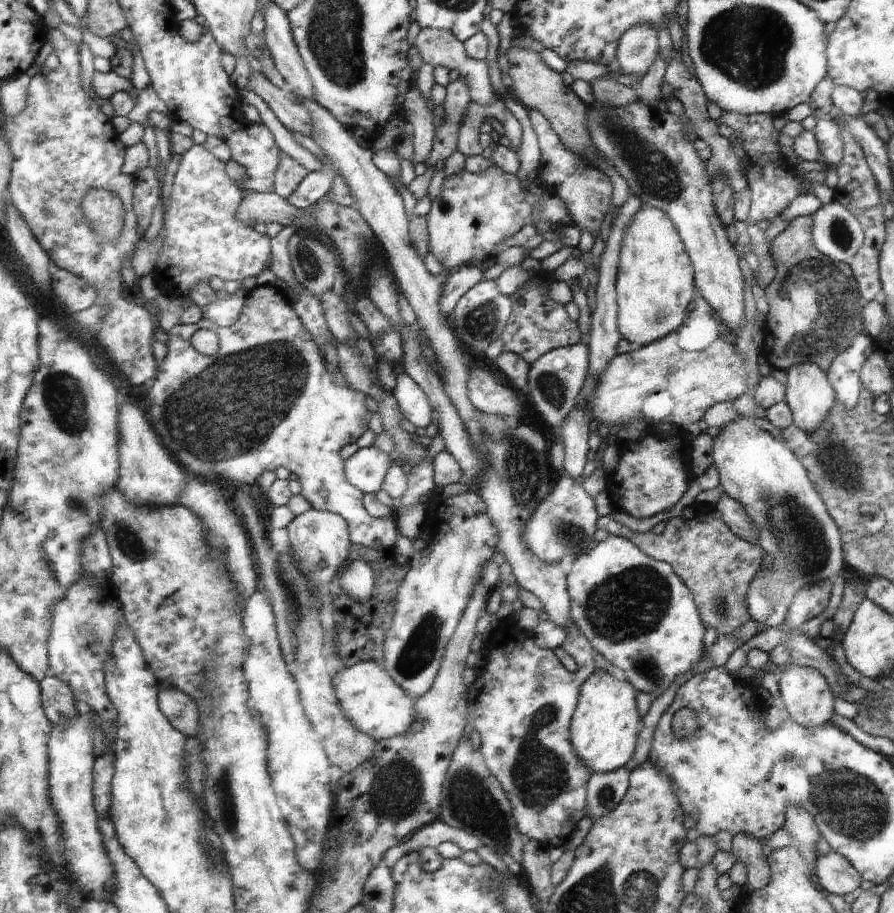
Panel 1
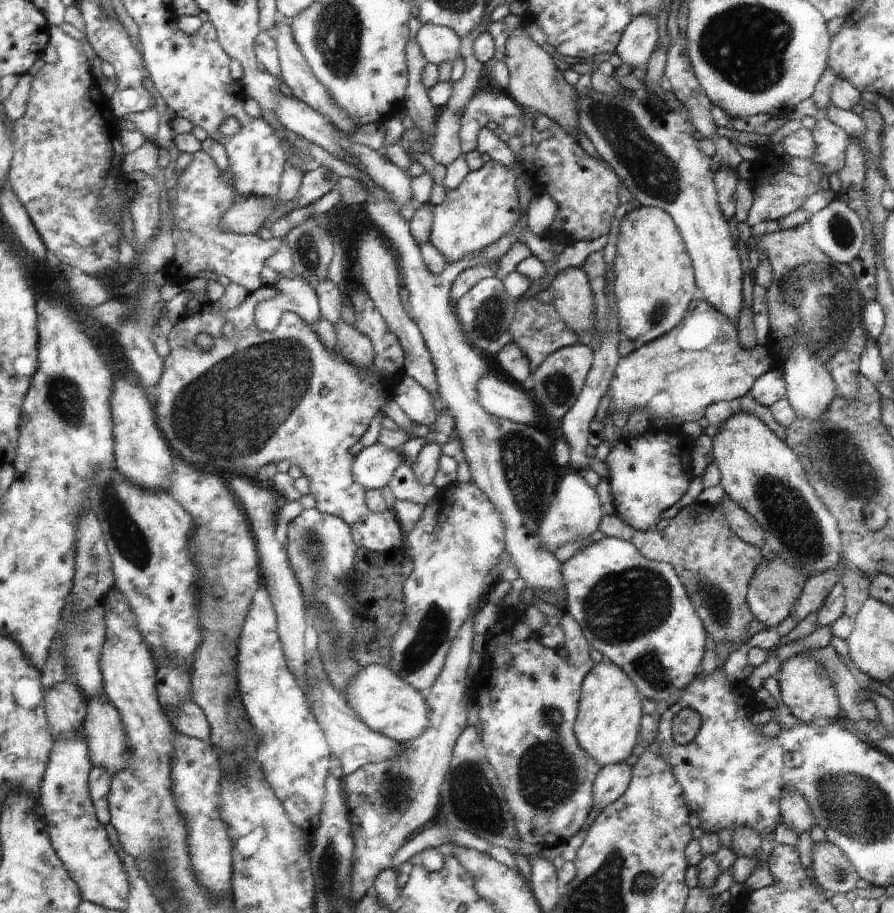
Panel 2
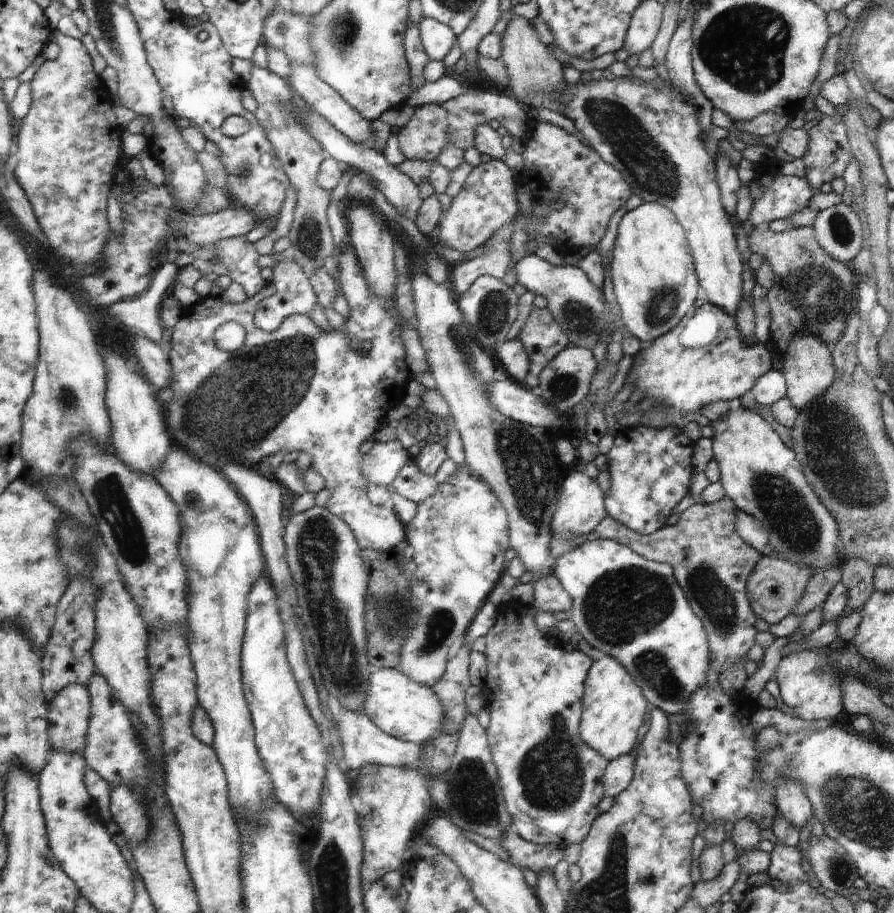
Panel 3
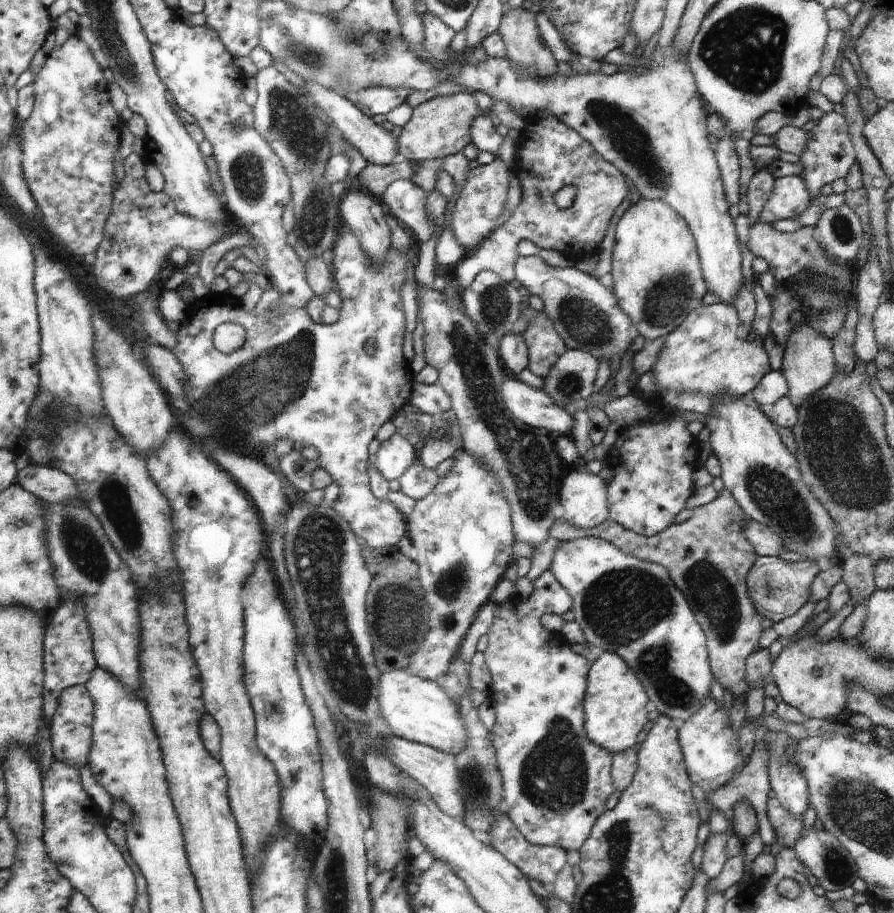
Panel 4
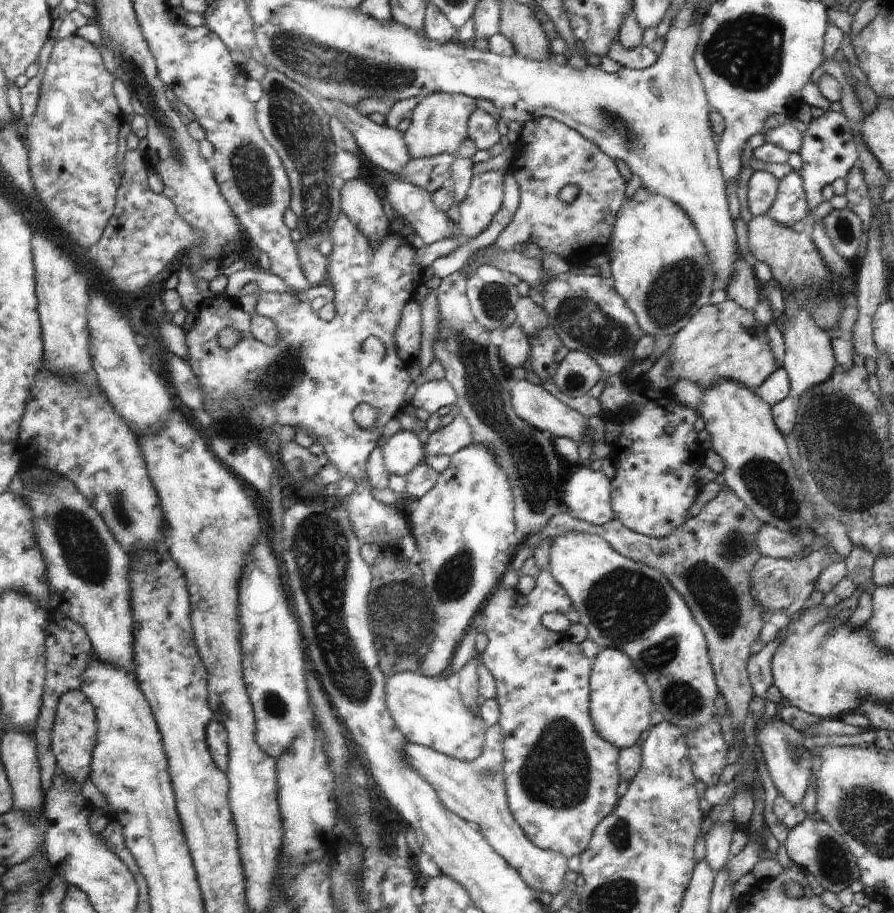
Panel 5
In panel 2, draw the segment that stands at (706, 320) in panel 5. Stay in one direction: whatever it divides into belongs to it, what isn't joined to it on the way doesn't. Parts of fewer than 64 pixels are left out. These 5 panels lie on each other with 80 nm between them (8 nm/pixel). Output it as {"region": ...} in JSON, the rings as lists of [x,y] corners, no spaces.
{"region":[[[700,297],[700,304],[692,311],[692,314],[688,315],[688,318],[684,318],[684,322],[680,322],[678,326],[672,328],[672,330],[664,336],[660,336],[660,338],[656,338],[656,340],[636,348],[636,350],[632,351],[628,356],[621,357],[616,367],[614,378],[609,384],[612,396],[607,410],[610,408],[610,405],[615,404],[615,411],[619,409],[628,409],[631,416],[638,409],[646,409],[651,415],[651,418],[657,418],[658,420],[666,417],[676,418],[678,424],[681,425],[687,421],[699,421],[702,416],[706,416],[706,410],[718,401],[729,401],[733,403],[735,400],[741,399],[754,388],[756,380],[762,377],[764,373],[770,371],[770,366],[772,366],[772,360],[770,360],[770,354],[768,354],[768,350],[764,348],[764,345],[756,344],[756,346],[751,349],[741,346],[739,342],[739,326],[737,323],[732,322],[725,314],[722,314],[716,307],[712,306],[710,302]]]}

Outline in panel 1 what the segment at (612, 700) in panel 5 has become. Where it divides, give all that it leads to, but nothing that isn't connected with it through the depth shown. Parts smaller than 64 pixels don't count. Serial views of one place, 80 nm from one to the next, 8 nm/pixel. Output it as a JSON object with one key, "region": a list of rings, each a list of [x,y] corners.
{"region":[[[597,669],[580,690],[579,705],[571,721],[571,744],[591,774],[622,769],[634,754],[638,722],[636,690],[627,681],[615,678],[611,671]]]}

